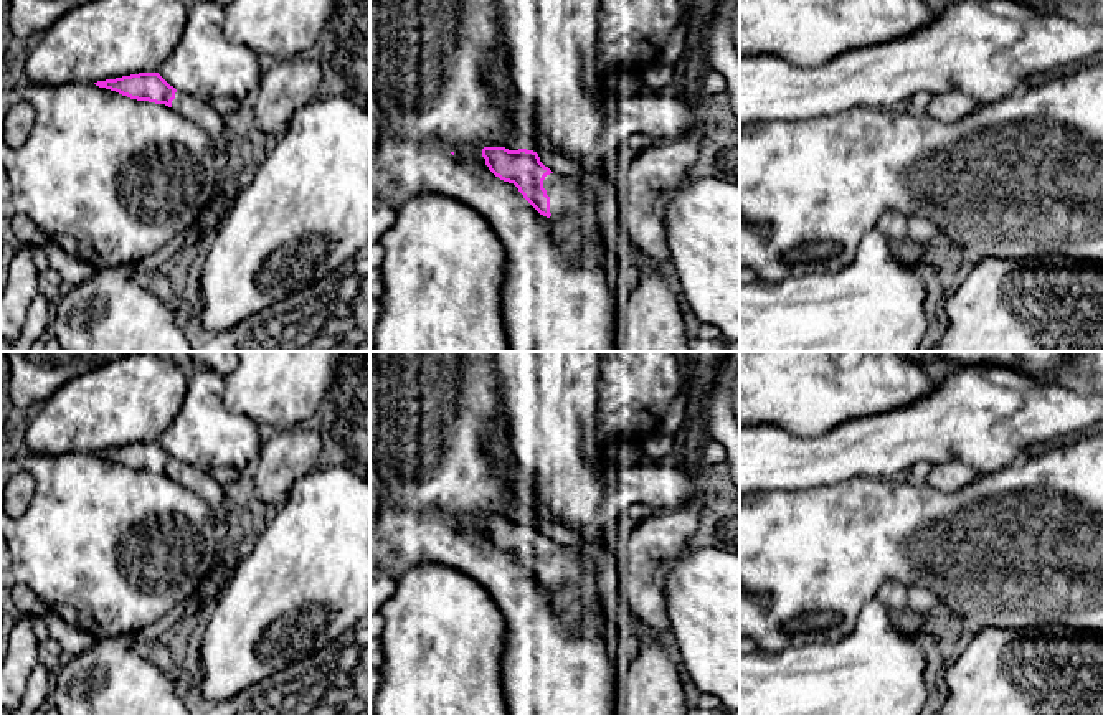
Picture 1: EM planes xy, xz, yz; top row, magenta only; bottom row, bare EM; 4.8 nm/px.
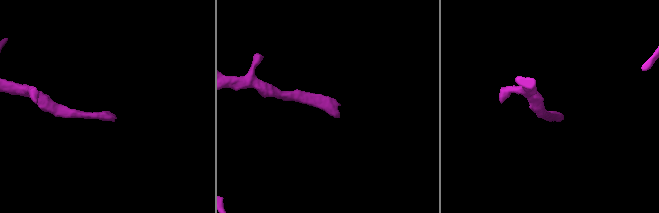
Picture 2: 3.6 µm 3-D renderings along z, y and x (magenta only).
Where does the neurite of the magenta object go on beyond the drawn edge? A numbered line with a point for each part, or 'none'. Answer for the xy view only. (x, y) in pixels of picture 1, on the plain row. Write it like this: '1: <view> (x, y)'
1: xy (198, 481)

